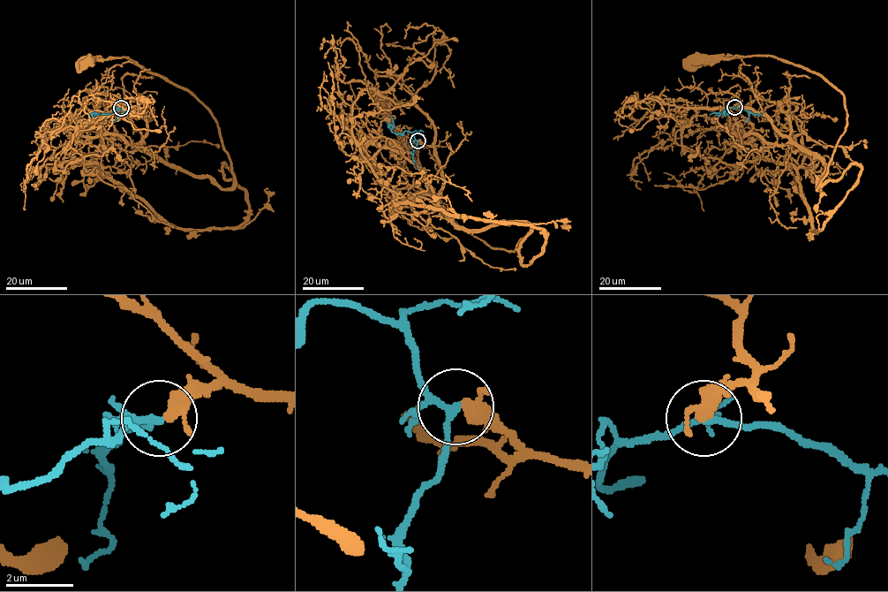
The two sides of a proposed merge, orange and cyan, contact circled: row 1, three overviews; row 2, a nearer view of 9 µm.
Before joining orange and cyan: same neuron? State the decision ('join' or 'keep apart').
join

